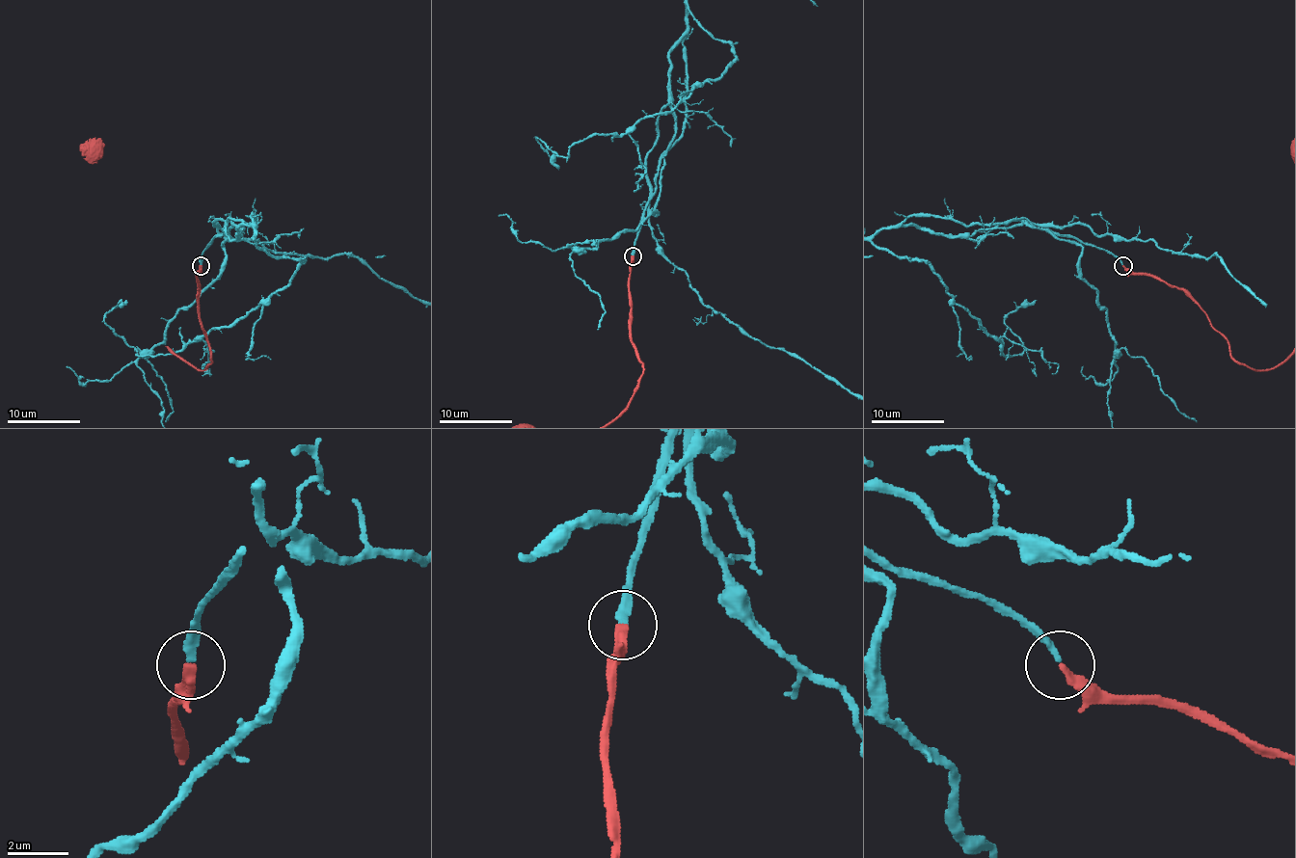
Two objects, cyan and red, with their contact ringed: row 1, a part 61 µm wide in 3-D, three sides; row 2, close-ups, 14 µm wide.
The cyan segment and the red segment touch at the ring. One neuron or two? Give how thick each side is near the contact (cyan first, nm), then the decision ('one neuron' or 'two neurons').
240/280 nm | one neuron

